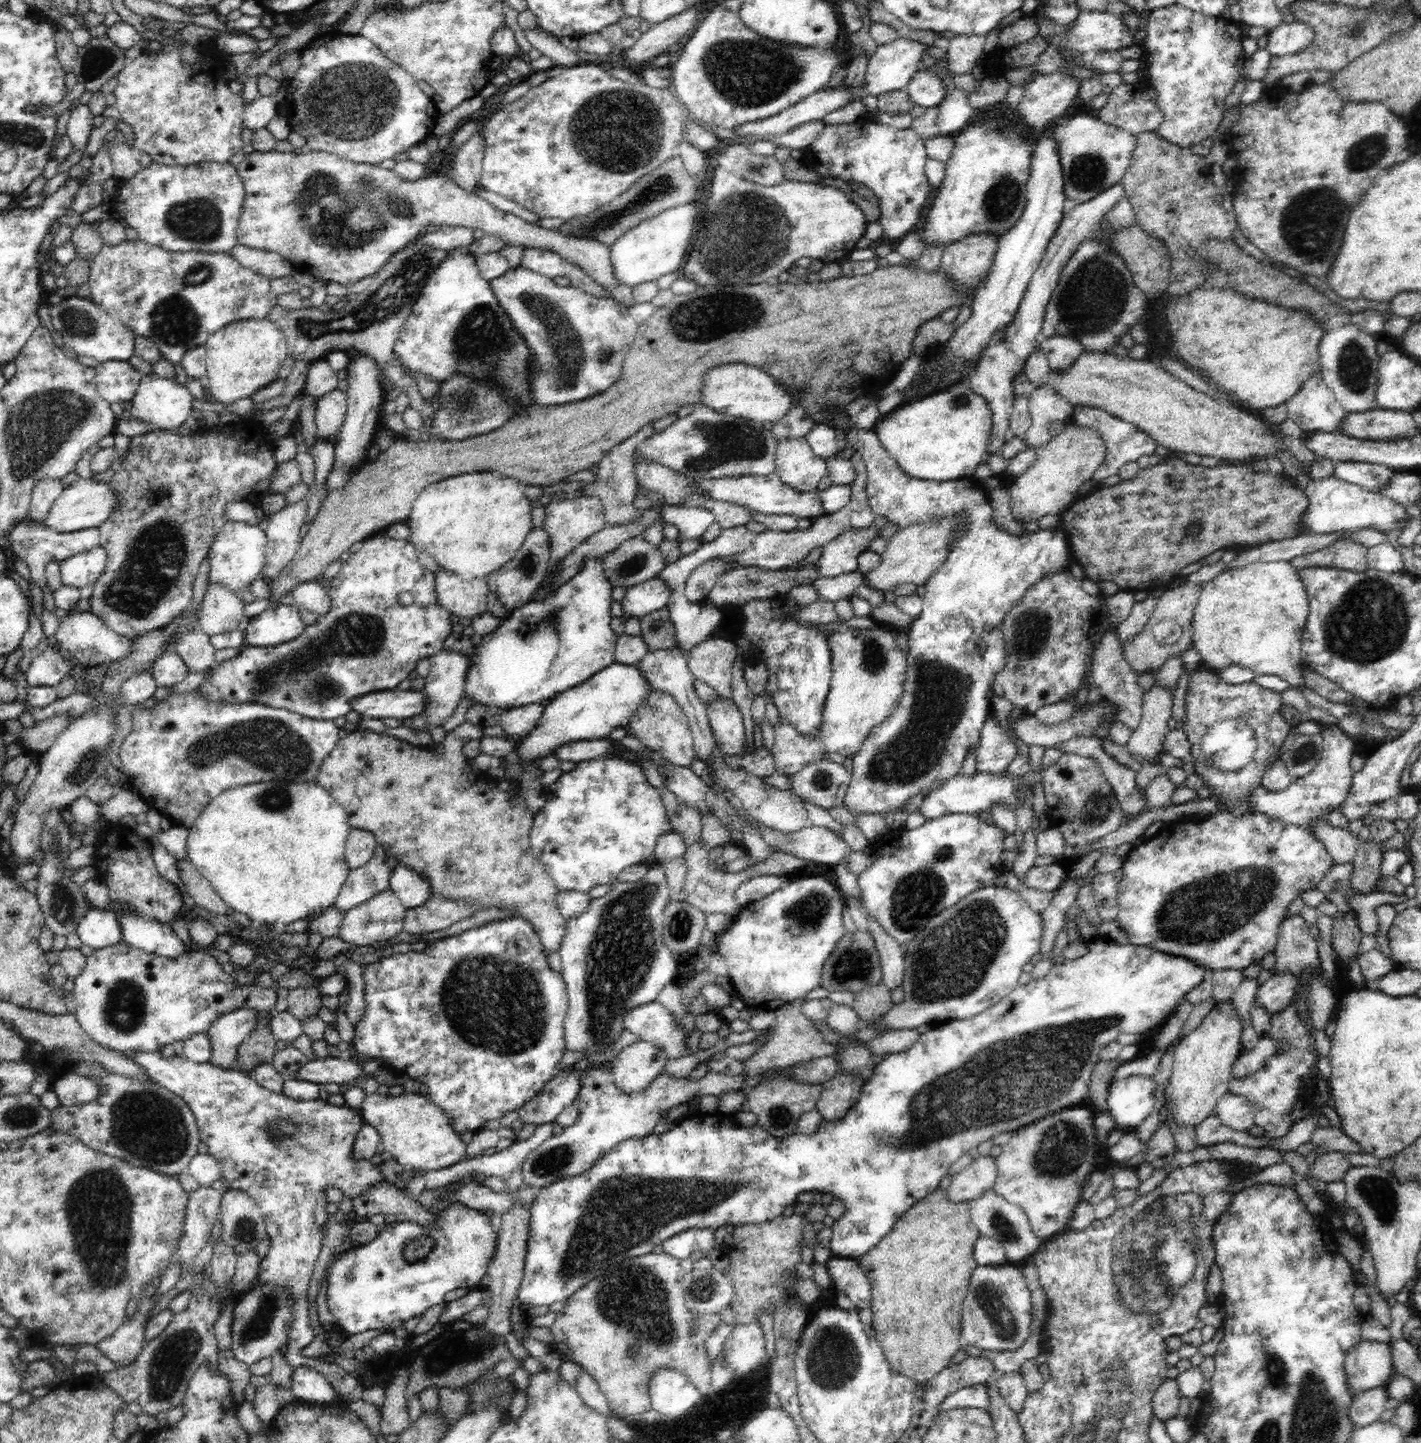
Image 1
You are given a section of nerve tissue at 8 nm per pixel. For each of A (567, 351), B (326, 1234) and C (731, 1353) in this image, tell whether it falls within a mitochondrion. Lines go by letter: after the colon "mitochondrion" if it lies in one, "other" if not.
A: mitochondrion
B: other
C: other

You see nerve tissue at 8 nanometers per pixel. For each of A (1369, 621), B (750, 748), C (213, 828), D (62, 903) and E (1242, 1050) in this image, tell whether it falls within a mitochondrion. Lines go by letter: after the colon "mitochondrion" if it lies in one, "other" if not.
A: mitochondrion
B: other
C: other
D: mitochondrion
E: other

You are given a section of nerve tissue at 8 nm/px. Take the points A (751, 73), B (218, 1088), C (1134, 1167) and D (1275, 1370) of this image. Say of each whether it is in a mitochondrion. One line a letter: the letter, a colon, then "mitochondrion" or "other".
A: mitochondrion
B: other
C: other
D: mitochondrion

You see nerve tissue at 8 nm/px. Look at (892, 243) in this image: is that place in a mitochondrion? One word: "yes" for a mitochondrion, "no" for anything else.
no

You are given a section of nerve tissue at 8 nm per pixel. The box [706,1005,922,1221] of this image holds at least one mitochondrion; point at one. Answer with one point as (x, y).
(780, 1114)

